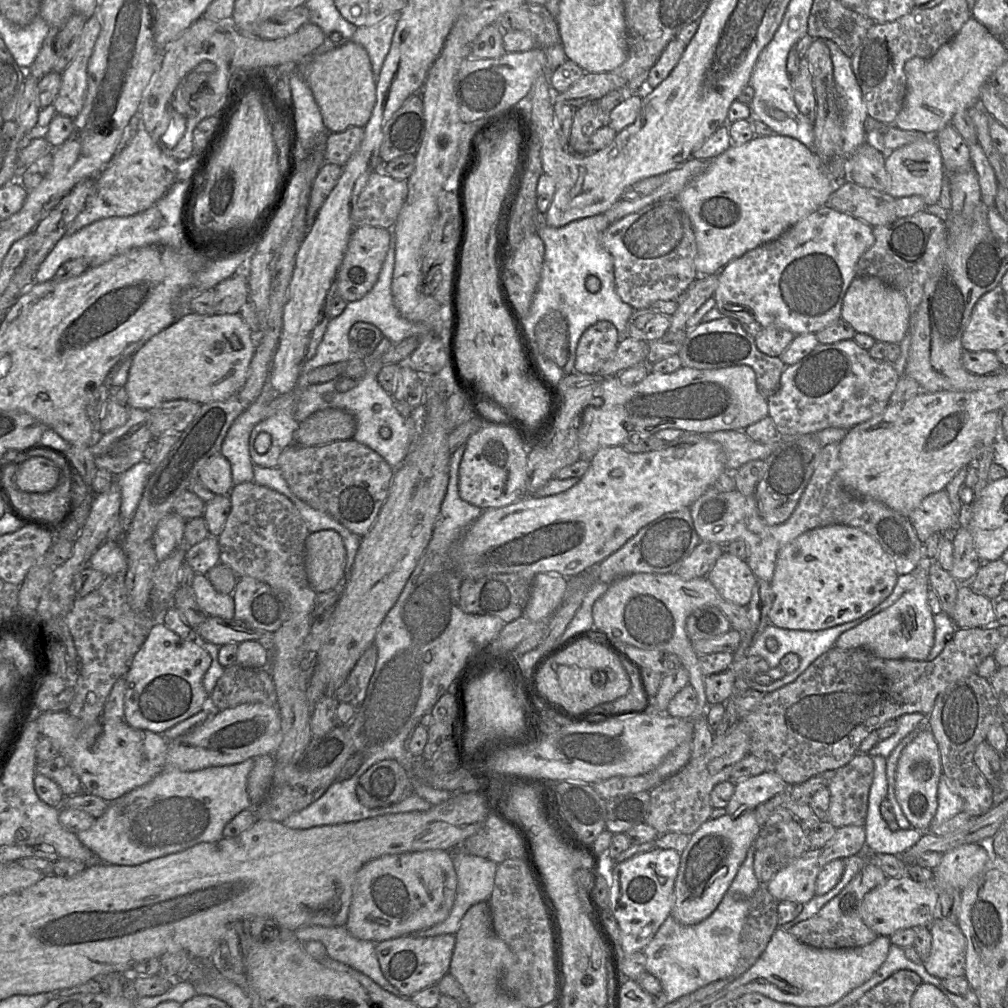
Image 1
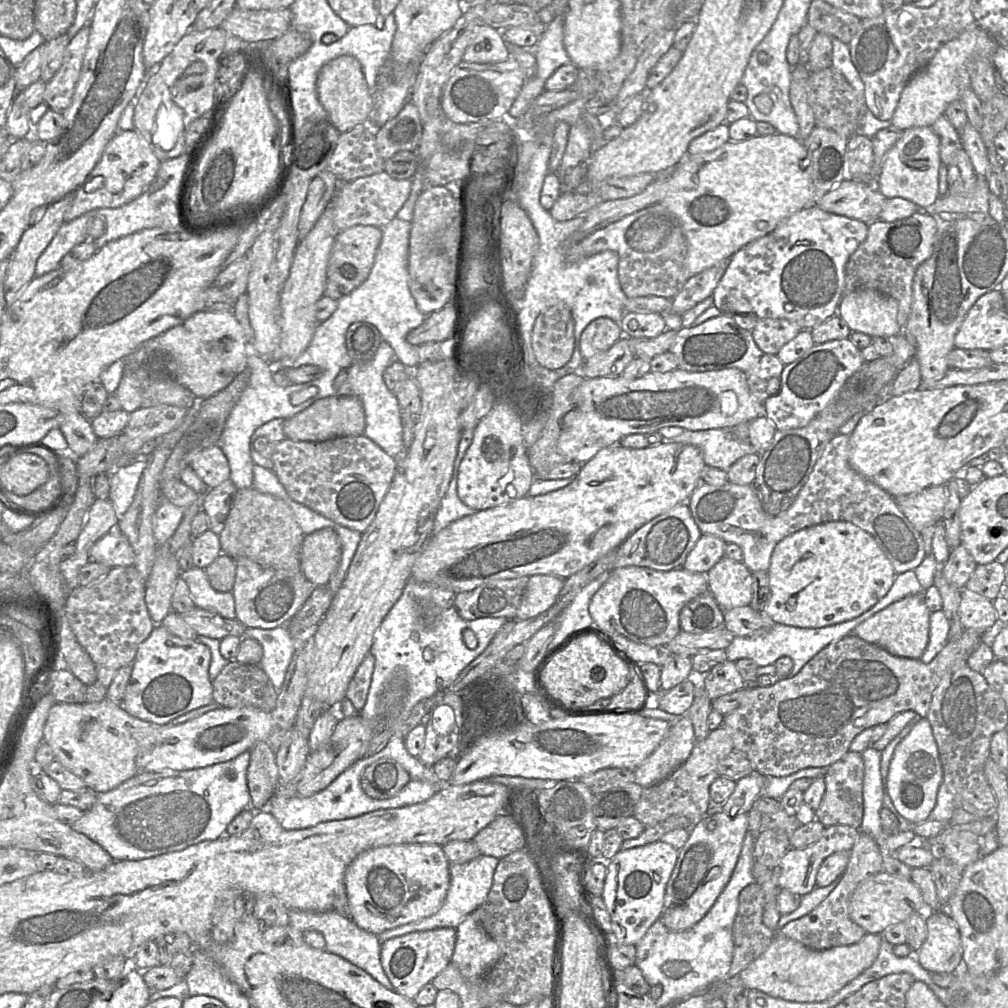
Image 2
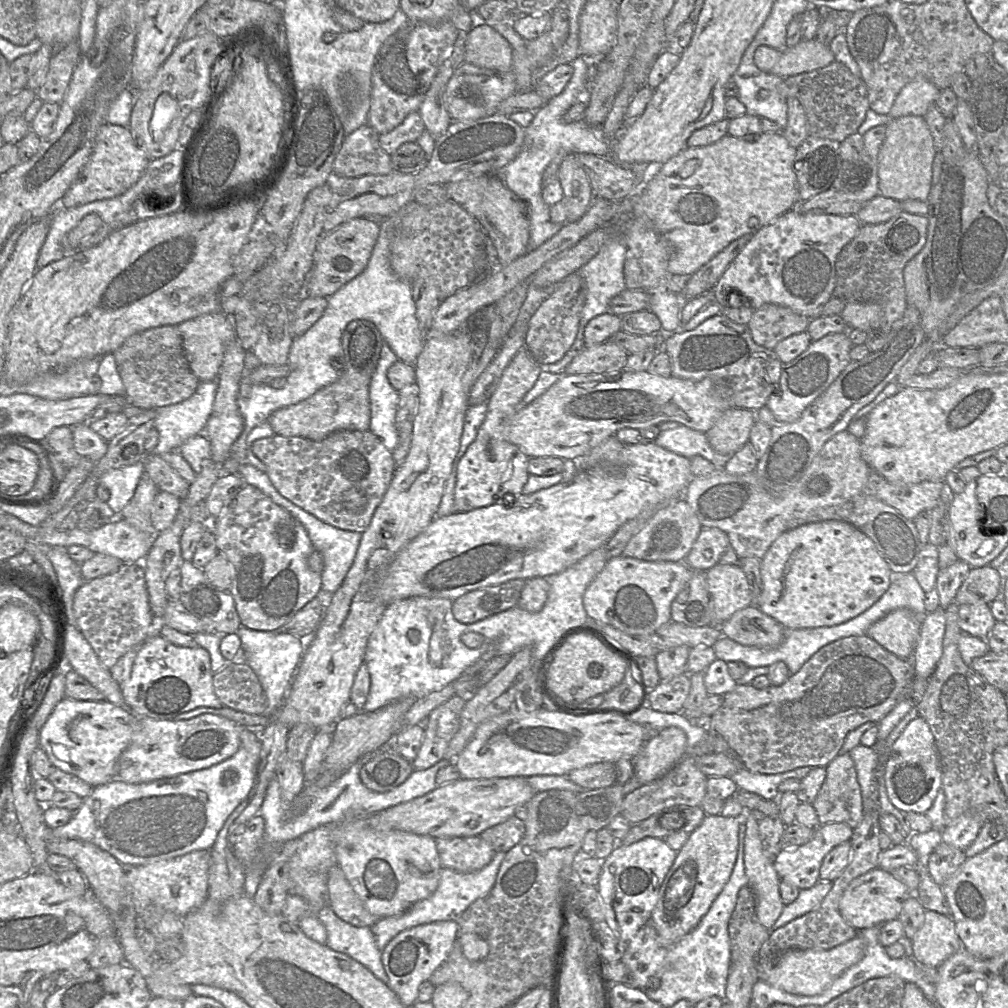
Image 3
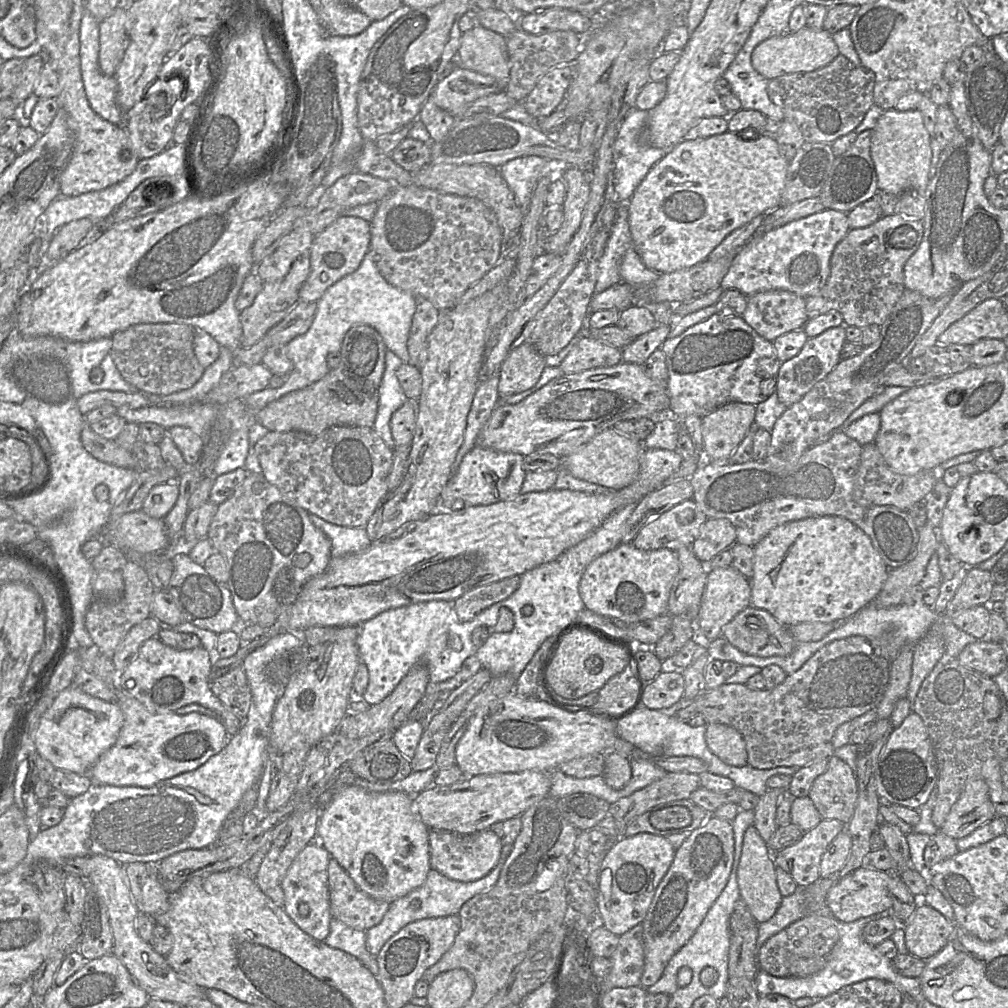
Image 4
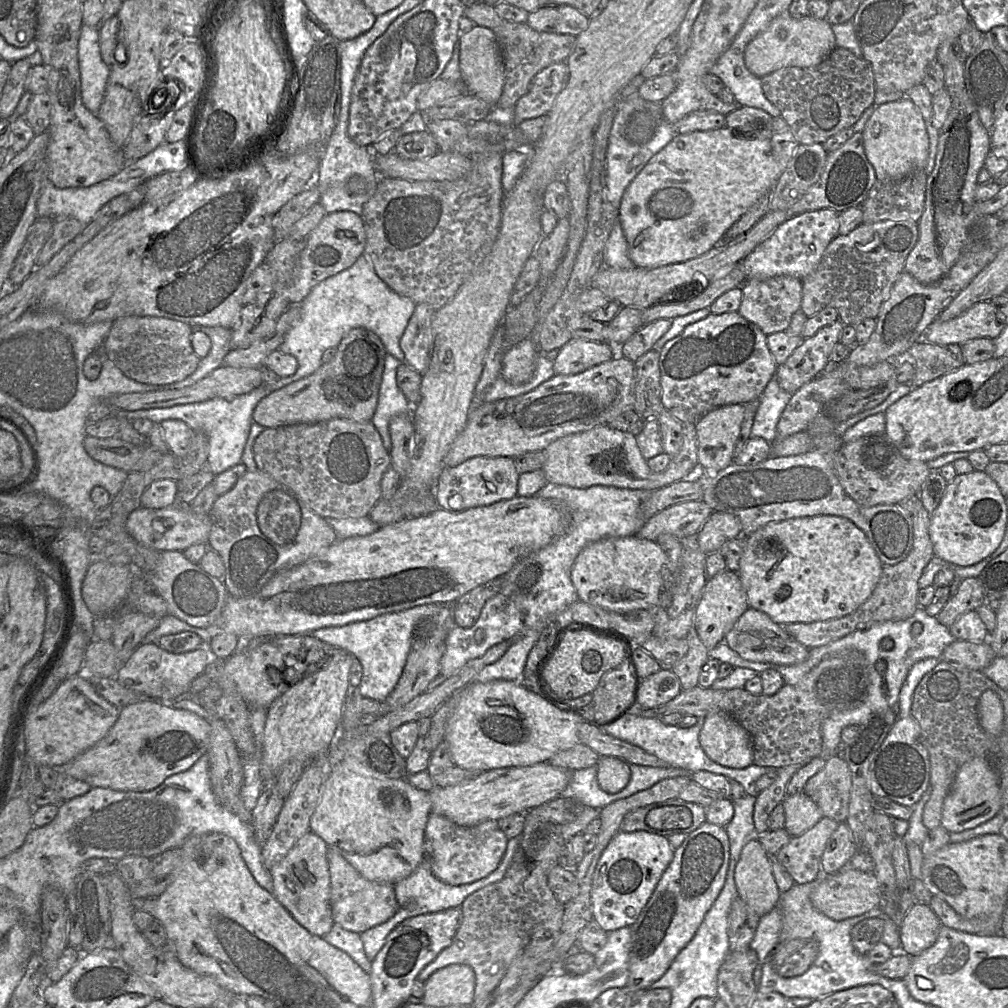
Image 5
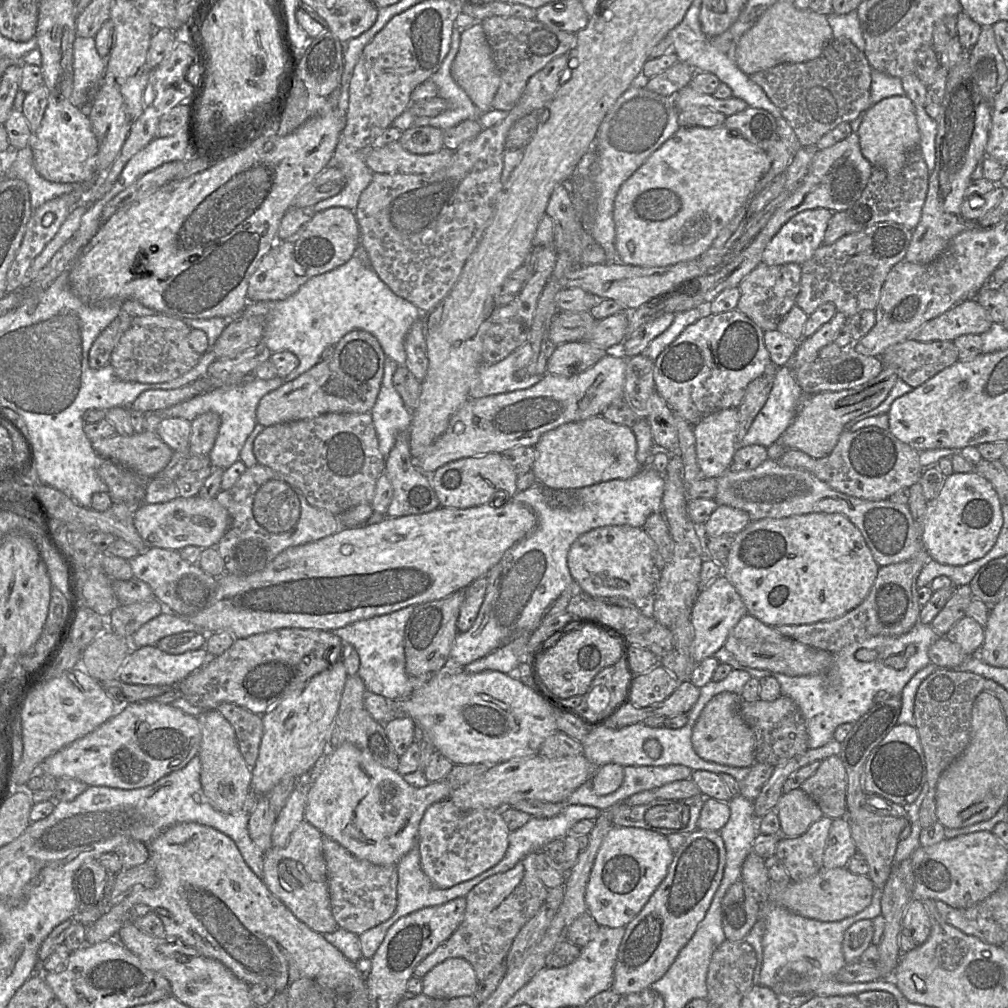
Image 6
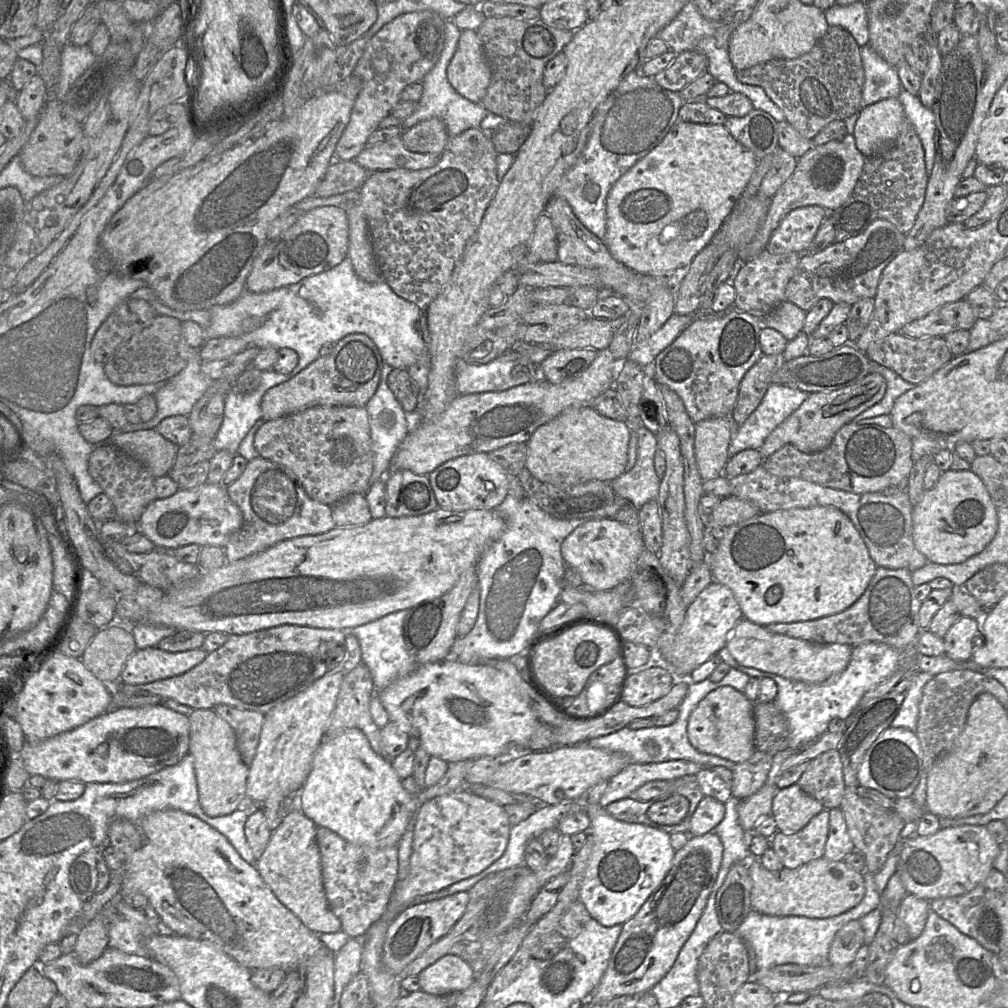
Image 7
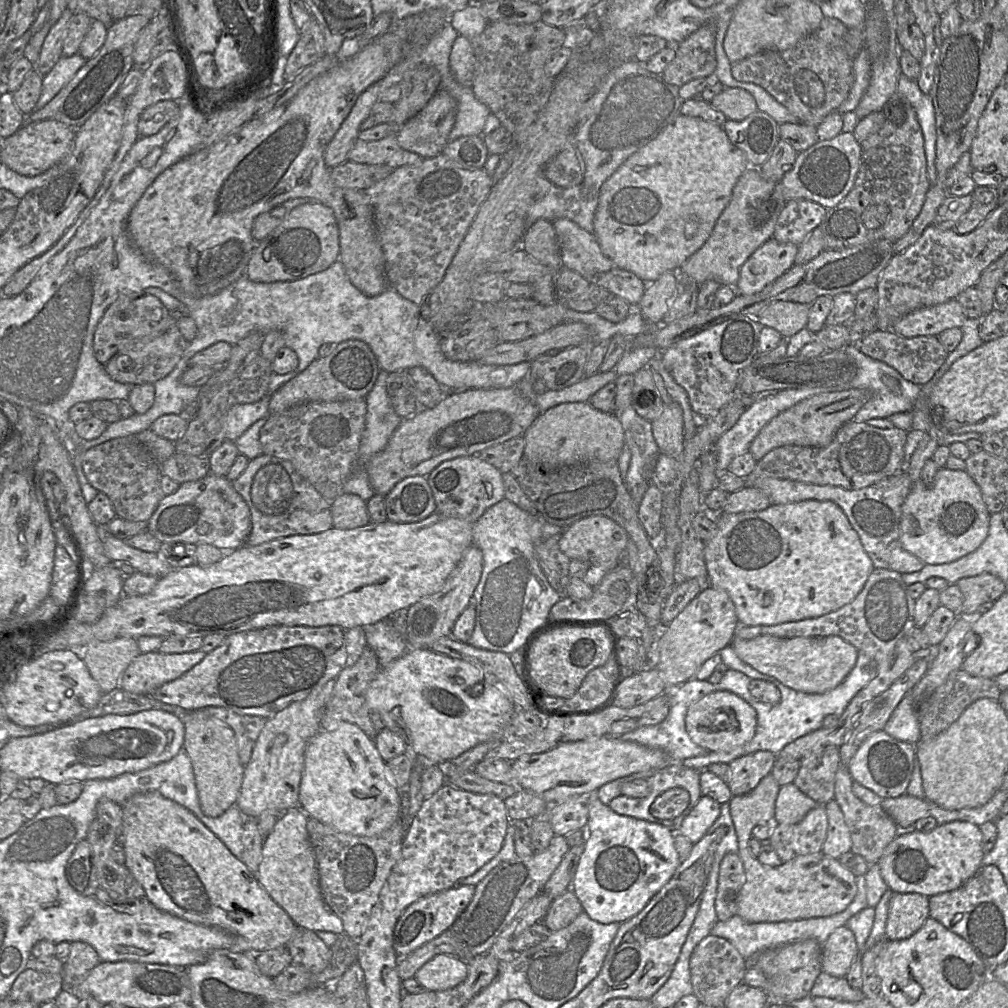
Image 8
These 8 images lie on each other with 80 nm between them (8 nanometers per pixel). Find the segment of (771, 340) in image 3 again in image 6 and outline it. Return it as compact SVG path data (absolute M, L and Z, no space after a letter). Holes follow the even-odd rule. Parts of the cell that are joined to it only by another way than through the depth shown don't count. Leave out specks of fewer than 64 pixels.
M760 262L743 280L738 288L740 299L737 308L761 329L765 331L777 330L779 323L787 313L796 305L796 299L800 292L801 265L787 263L768 266Z

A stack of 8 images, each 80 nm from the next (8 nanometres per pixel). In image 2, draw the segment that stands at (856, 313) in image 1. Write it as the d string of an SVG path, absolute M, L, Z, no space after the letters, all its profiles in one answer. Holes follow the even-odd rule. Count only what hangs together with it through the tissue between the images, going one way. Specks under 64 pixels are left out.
M858 289L840 301L838 313L851 332L870 337L894 337L903 330L897 322L897 301L872 289Z

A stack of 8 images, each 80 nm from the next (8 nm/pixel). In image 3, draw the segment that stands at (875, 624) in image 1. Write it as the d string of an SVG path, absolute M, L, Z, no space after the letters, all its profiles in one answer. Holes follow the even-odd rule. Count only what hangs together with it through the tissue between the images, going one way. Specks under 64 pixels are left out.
M900 608L873 623L866 636L895 656L911 660L919 640L922 618L908 608Z

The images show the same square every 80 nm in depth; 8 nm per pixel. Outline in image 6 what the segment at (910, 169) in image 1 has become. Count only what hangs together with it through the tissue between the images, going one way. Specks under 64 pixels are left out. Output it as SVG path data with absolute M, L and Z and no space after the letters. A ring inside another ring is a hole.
M892 96L871 105L864 113L857 135L862 155L874 168L888 173L898 172L909 153L919 149L920 132L914 103L907 96Z

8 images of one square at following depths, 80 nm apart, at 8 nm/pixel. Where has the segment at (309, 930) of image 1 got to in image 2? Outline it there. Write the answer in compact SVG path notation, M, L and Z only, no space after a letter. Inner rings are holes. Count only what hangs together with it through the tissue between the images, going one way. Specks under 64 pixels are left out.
M292 909L289 910L289 924L301 932L307 930L320 932L325 938L325 950L341 956L369 973L387 989L394 990L381 964L382 943L378 935L358 927L350 916L337 911L316 912Z

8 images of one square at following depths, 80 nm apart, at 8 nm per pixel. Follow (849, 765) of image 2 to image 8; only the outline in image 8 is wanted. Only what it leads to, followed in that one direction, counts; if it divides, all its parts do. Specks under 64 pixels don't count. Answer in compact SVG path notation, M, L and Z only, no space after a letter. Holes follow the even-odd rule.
M839 747L817 749L800 760L793 784L818 805L834 799L835 776L840 767Z

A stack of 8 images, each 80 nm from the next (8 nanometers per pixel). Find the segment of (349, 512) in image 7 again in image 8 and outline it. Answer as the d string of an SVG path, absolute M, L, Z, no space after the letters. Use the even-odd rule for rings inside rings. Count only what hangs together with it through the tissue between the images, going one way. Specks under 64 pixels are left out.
M343 492L331 504L333 527L354 529L370 523L367 502L356 494Z

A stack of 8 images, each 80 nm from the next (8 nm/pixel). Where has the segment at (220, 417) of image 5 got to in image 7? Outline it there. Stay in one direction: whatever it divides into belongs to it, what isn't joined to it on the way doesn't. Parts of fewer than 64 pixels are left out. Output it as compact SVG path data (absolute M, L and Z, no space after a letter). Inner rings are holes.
M264 371L260 384L251 393L231 391L225 398L223 420L214 439L217 451L228 450L236 455L238 447L252 426L262 417L261 401L266 391L291 379L293 372L280 374Z

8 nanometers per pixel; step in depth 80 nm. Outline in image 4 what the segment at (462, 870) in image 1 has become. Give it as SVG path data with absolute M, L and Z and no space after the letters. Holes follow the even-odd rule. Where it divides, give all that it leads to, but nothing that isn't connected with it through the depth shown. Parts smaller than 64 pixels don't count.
M513 844L503 846L496 866L486 876L471 882L452 880L431 868L425 882L420 887L390 903L390 907L381 922L366 931L366 944L369 952L377 956L386 942L409 923L426 918L459 914L464 903L475 895L489 890L497 883L502 867L512 848Z

